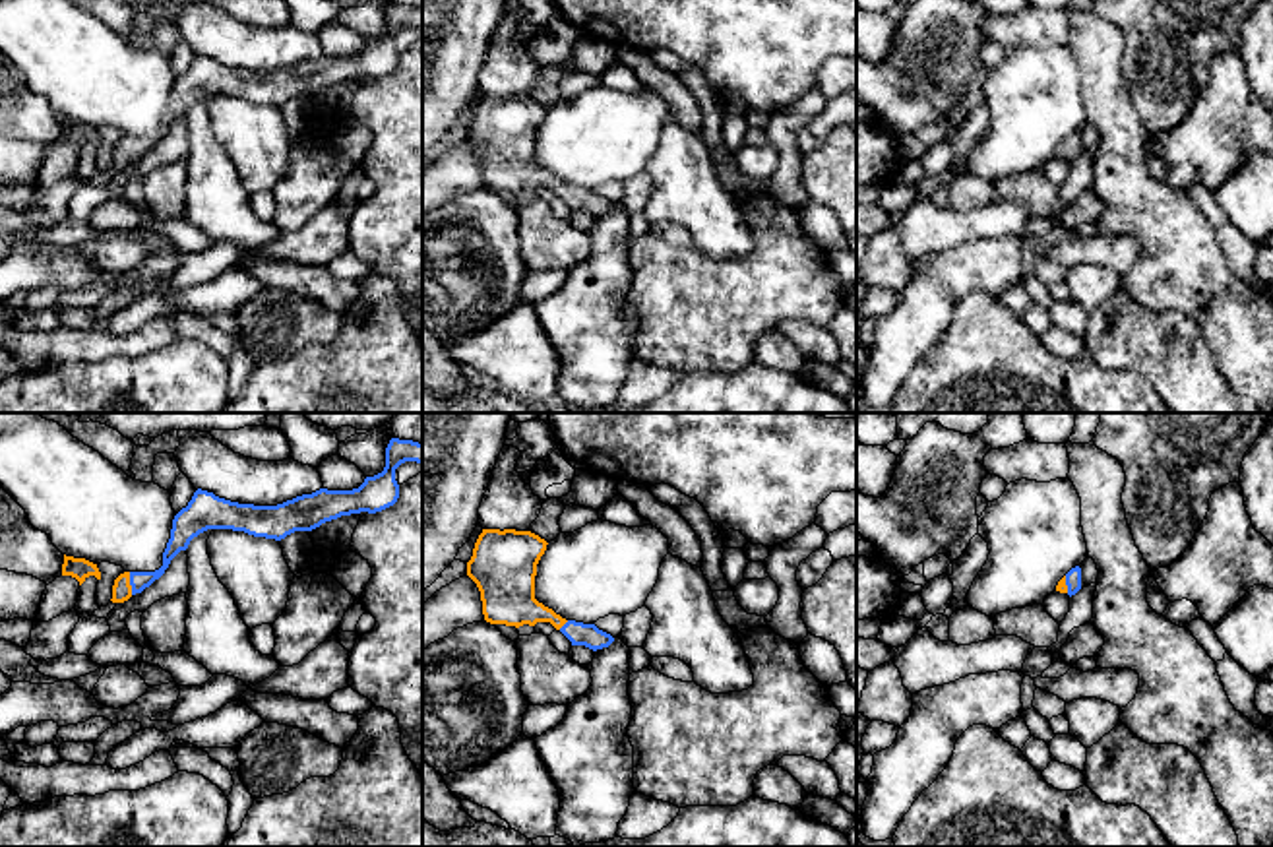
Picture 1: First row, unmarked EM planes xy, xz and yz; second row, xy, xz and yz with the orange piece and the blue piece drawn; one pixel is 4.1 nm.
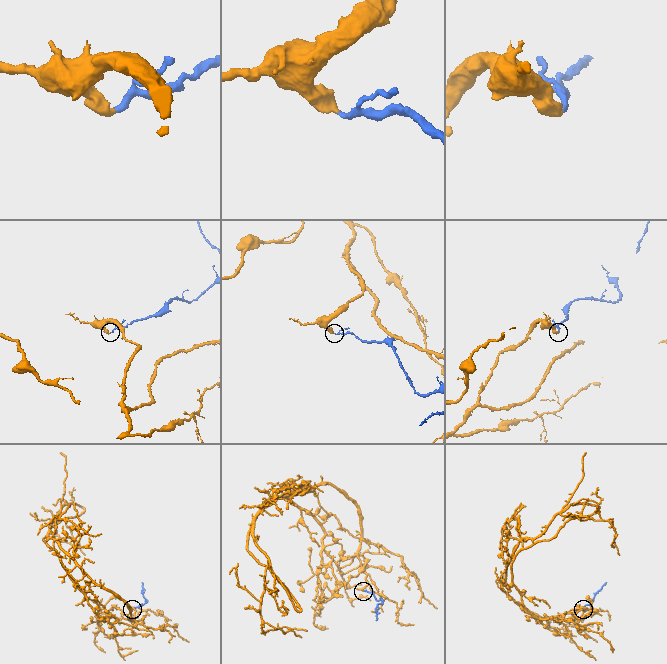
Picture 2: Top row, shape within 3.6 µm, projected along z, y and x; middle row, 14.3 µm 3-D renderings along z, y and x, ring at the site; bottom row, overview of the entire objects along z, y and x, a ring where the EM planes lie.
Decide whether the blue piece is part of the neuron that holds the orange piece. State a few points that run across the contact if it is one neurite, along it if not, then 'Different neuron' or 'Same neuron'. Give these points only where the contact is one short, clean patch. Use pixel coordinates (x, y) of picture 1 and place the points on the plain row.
Line: xy (121, 156), (128, 150), (138, 146). Same neuron

